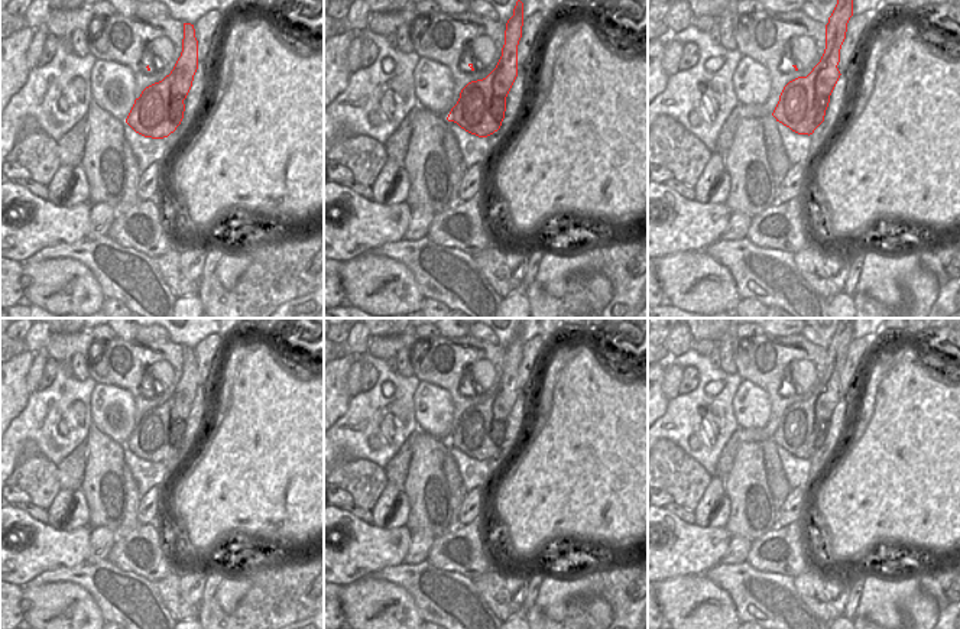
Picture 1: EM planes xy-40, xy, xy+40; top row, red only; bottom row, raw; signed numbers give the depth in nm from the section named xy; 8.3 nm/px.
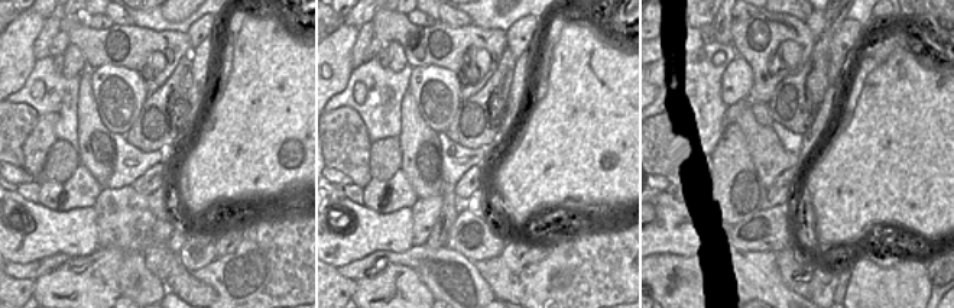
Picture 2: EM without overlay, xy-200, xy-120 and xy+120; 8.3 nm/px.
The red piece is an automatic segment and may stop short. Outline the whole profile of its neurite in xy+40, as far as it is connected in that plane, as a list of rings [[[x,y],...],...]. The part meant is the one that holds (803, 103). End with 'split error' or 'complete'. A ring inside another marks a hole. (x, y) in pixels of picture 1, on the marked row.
[[[837,0],[826,25],[826,49],[807,77],[789,81],[772,113],[776,121],[798,134],[813,134],[824,121],[830,95],[840,78],[837,68],[847,23],[853,16],[853,0]]] | complete

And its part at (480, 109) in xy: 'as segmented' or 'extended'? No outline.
as segmented

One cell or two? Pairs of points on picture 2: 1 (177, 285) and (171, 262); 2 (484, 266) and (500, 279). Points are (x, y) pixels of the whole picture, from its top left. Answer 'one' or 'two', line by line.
1: two
2: one

